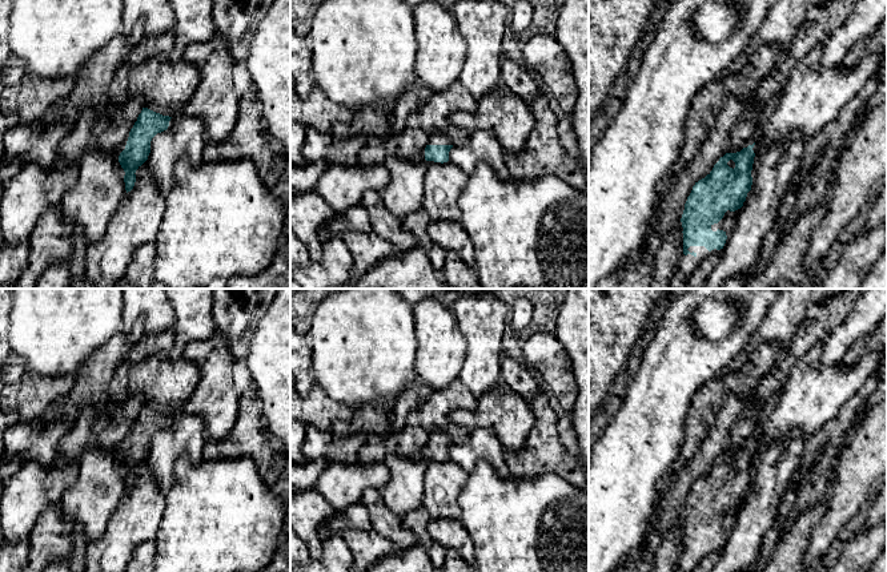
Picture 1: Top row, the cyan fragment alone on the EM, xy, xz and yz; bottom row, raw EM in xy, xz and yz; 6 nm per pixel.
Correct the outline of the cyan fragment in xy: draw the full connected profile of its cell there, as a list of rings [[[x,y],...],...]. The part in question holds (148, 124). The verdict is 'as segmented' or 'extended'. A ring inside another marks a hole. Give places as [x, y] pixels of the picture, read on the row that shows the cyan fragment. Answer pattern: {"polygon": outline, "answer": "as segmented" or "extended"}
{"polygon": [[[143,108],[129,137],[125,149],[119,156],[119,162],[125,172],[124,182],[127,193],[136,182],[136,170],[148,160],[152,138],[168,129],[172,117],[162,116],[148,108]]], "answer": "as segmented"}

